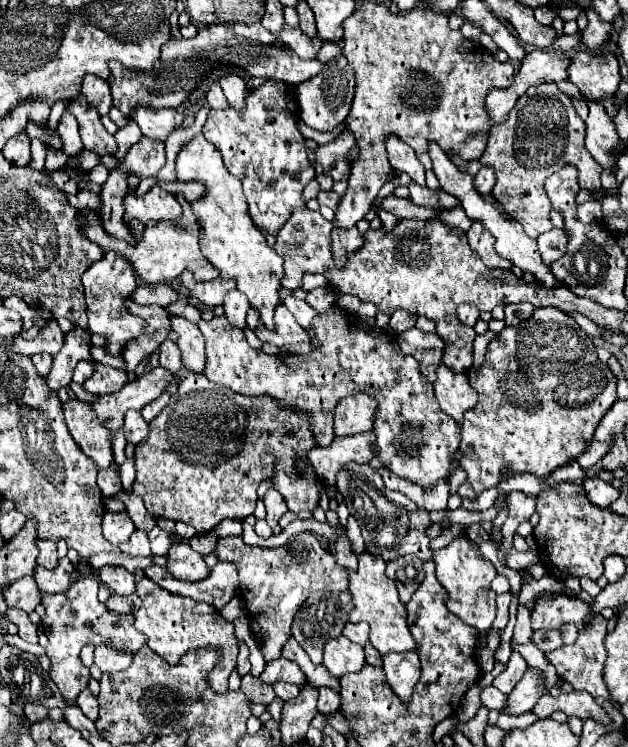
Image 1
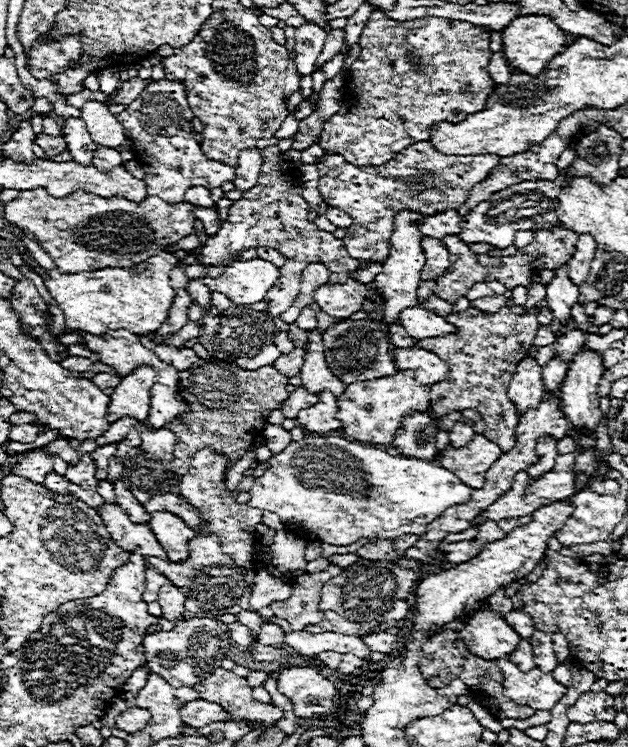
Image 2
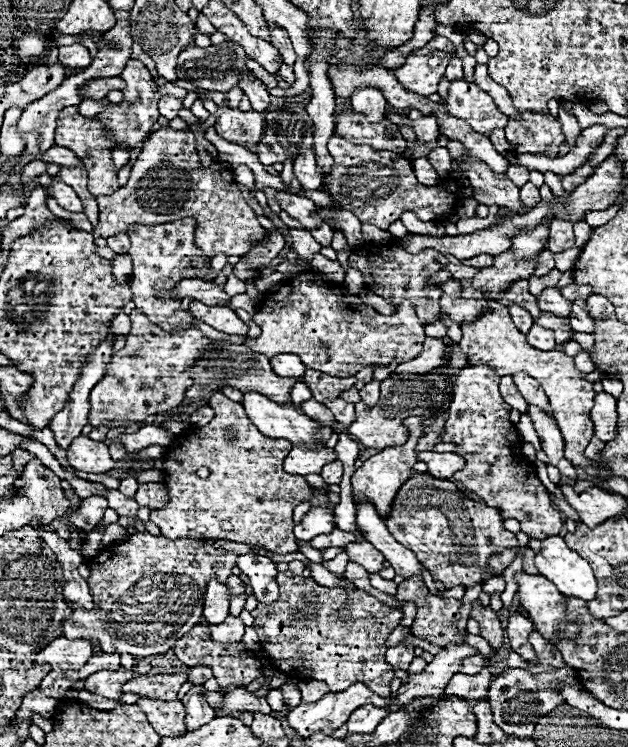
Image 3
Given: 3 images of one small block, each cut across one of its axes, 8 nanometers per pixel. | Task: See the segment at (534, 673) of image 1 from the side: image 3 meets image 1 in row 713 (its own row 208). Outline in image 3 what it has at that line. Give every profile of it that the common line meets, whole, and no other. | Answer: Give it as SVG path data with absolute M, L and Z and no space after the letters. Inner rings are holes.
M450 140L448 144L450 156L458 158L462 164L462 172L468 176L472 188L474 188L474 198L486 206L496 204L500 208L508 208L512 212L524 214L524 204L520 200L520 188L514 186L508 178L496 176L486 164L480 160L474 160L464 154L464 146L456 140Z

